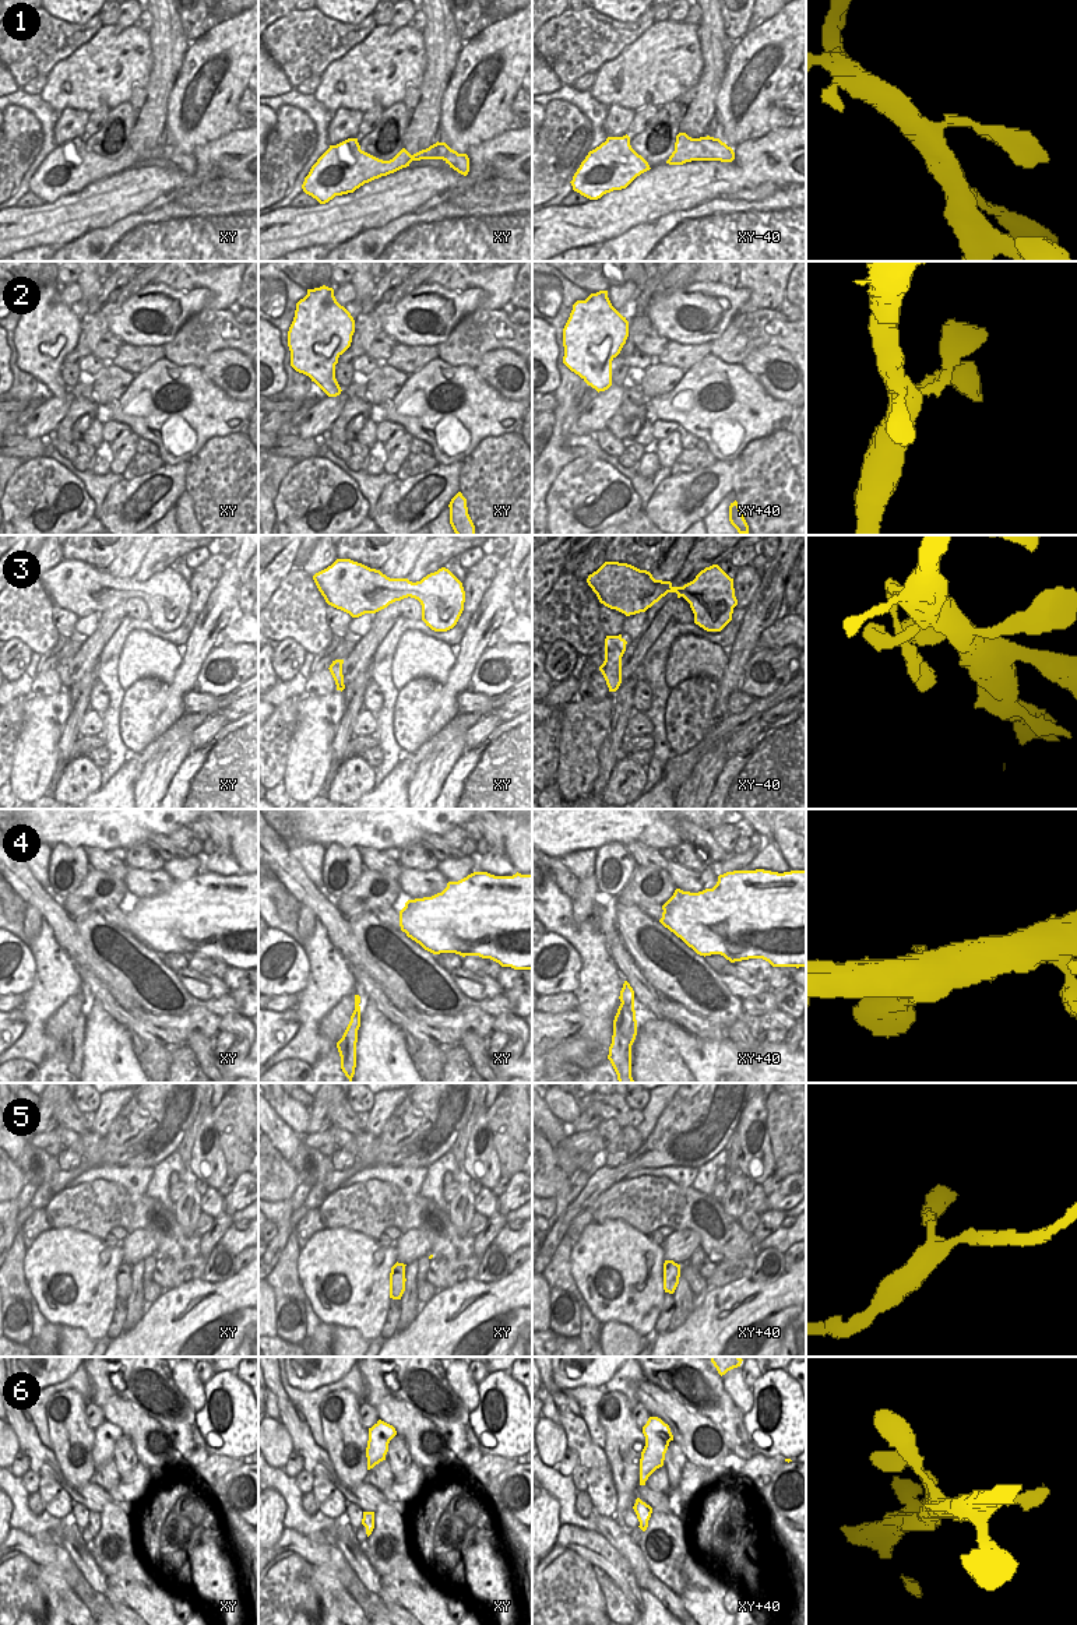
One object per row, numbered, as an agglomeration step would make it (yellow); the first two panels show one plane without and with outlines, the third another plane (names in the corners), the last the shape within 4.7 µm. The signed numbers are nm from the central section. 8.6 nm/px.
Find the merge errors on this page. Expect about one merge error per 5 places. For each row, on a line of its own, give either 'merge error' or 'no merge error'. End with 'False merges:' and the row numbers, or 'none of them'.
1: no merge error
2: no merge error
3: no merge error
4: merge error
5: no merge error
6: no merge error
False merges: 4

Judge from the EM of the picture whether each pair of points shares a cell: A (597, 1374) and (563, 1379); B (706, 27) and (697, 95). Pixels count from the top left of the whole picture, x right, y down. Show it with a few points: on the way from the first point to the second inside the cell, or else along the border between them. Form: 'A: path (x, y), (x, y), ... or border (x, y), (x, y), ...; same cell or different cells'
A: path (588, 1374), (572, 1374); same cell
B: path (711, 44), (711, 78); same cell

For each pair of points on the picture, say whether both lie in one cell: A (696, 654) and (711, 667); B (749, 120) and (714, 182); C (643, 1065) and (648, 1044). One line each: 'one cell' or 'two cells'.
A: one cell
B: two cells
C: one cell

